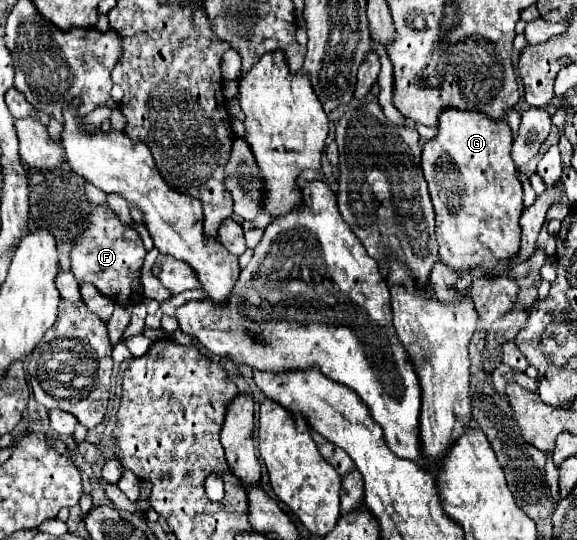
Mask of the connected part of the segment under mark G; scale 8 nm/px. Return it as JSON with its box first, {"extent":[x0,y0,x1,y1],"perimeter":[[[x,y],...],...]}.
{"extent":[422,110,522,276],"perimeter":[[[444,110],[438,124],[438,136],[428,140],[422,150],[422,170],[428,182],[430,198],[436,212],[436,238],[440,246],[440,262],[454,272],[480,272],[482,276],[506,276],[512,268],[512,258],[520,250],[520,214],[522,214],[522,184],[516,164],[510,156],[512,130],[500,120],[494,122],[480,112]]]}

